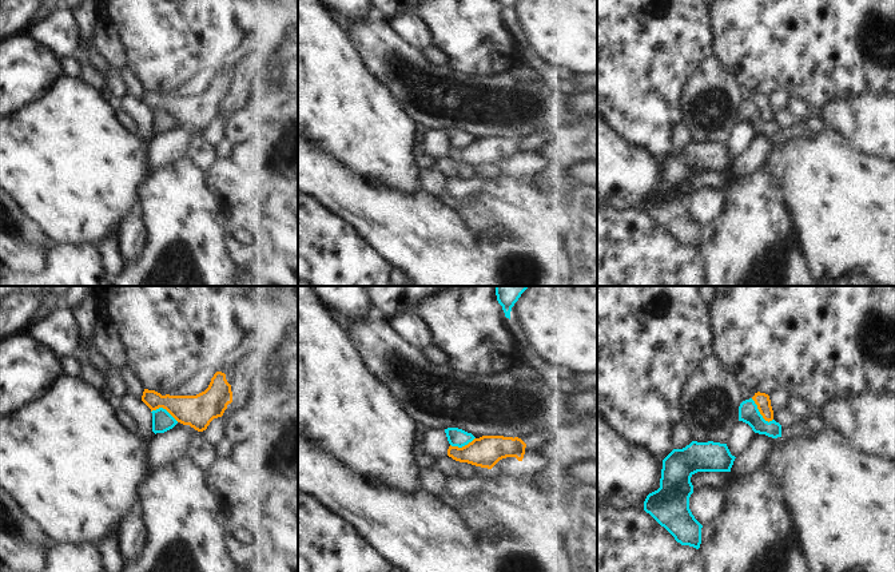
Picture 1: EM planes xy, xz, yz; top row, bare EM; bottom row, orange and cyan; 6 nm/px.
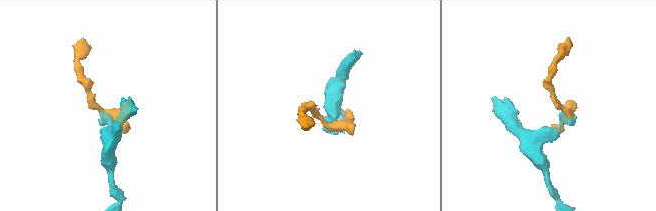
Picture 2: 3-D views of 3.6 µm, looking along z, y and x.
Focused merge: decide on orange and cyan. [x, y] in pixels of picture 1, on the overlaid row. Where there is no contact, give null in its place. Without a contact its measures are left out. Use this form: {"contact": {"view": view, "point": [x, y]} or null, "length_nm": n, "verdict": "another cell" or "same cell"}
{"contact": {"view": "yz", "point": [759, 410]}, "length_nm": 190, "verdict": "another cell"}

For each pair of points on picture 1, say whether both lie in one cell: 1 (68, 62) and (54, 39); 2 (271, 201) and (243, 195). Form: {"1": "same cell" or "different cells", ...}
{"1": "different cells", "2": "different cells"}

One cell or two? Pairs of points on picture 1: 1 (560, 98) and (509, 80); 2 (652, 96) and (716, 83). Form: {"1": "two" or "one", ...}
{"1": "one", "2": "two"}

